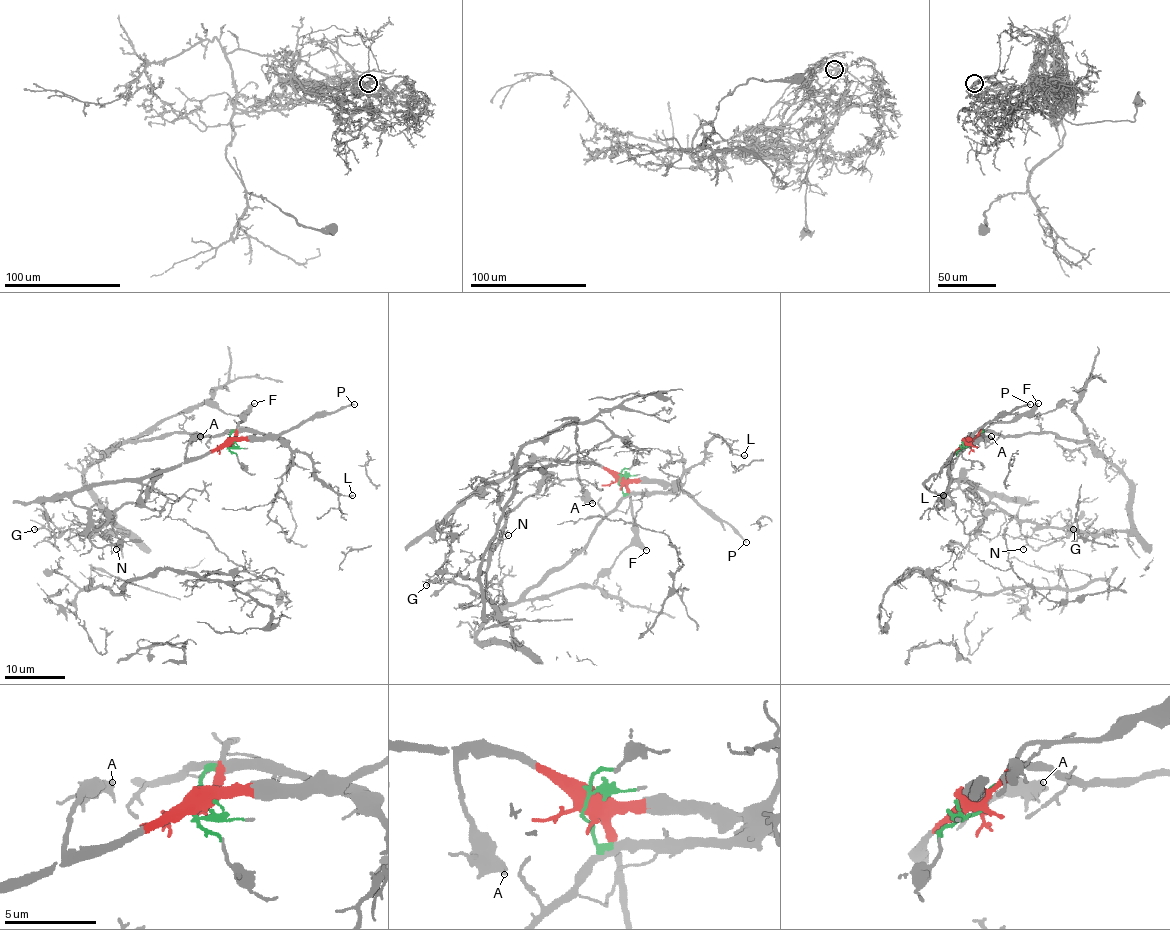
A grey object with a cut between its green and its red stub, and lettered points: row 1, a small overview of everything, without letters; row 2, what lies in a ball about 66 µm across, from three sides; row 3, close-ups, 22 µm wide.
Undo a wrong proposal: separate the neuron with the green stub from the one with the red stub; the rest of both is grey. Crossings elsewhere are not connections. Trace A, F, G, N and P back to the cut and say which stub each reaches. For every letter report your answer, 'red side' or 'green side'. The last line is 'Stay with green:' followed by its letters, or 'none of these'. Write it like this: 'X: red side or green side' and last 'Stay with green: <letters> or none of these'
A: red side
F: red side
G: green side
N: green side
P: red side
Stay with green: G, N

